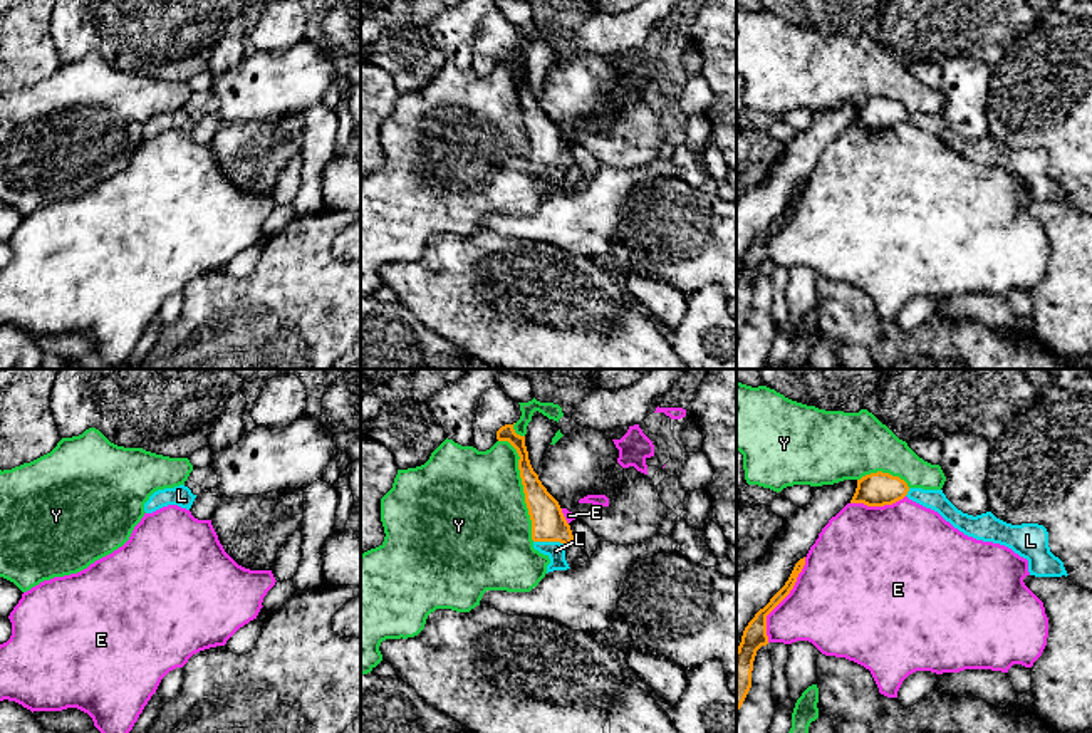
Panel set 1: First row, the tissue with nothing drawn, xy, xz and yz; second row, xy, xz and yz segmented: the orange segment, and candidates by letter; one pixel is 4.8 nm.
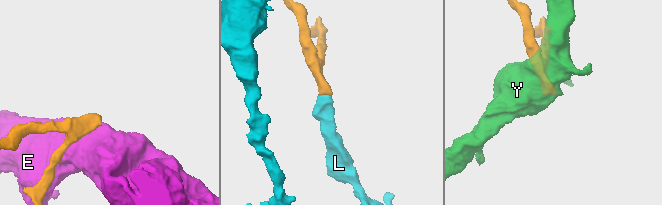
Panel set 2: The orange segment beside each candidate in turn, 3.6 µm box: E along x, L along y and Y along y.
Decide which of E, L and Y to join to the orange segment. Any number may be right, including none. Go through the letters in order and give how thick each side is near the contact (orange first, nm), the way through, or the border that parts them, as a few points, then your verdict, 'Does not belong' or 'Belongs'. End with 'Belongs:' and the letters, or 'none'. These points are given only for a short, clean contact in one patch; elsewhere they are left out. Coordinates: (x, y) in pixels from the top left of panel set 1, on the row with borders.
E: Thickness 110 nm (orange) against 440 nm. Does not belong
L: Thickness 160 nm (orange) against 90 nm. Path across: xz (549, 524), (551, 540), (556, 551). Belongs
Y: Thickness 160 nm (orange) against 480 nm. Does not belong
Belongs: L

